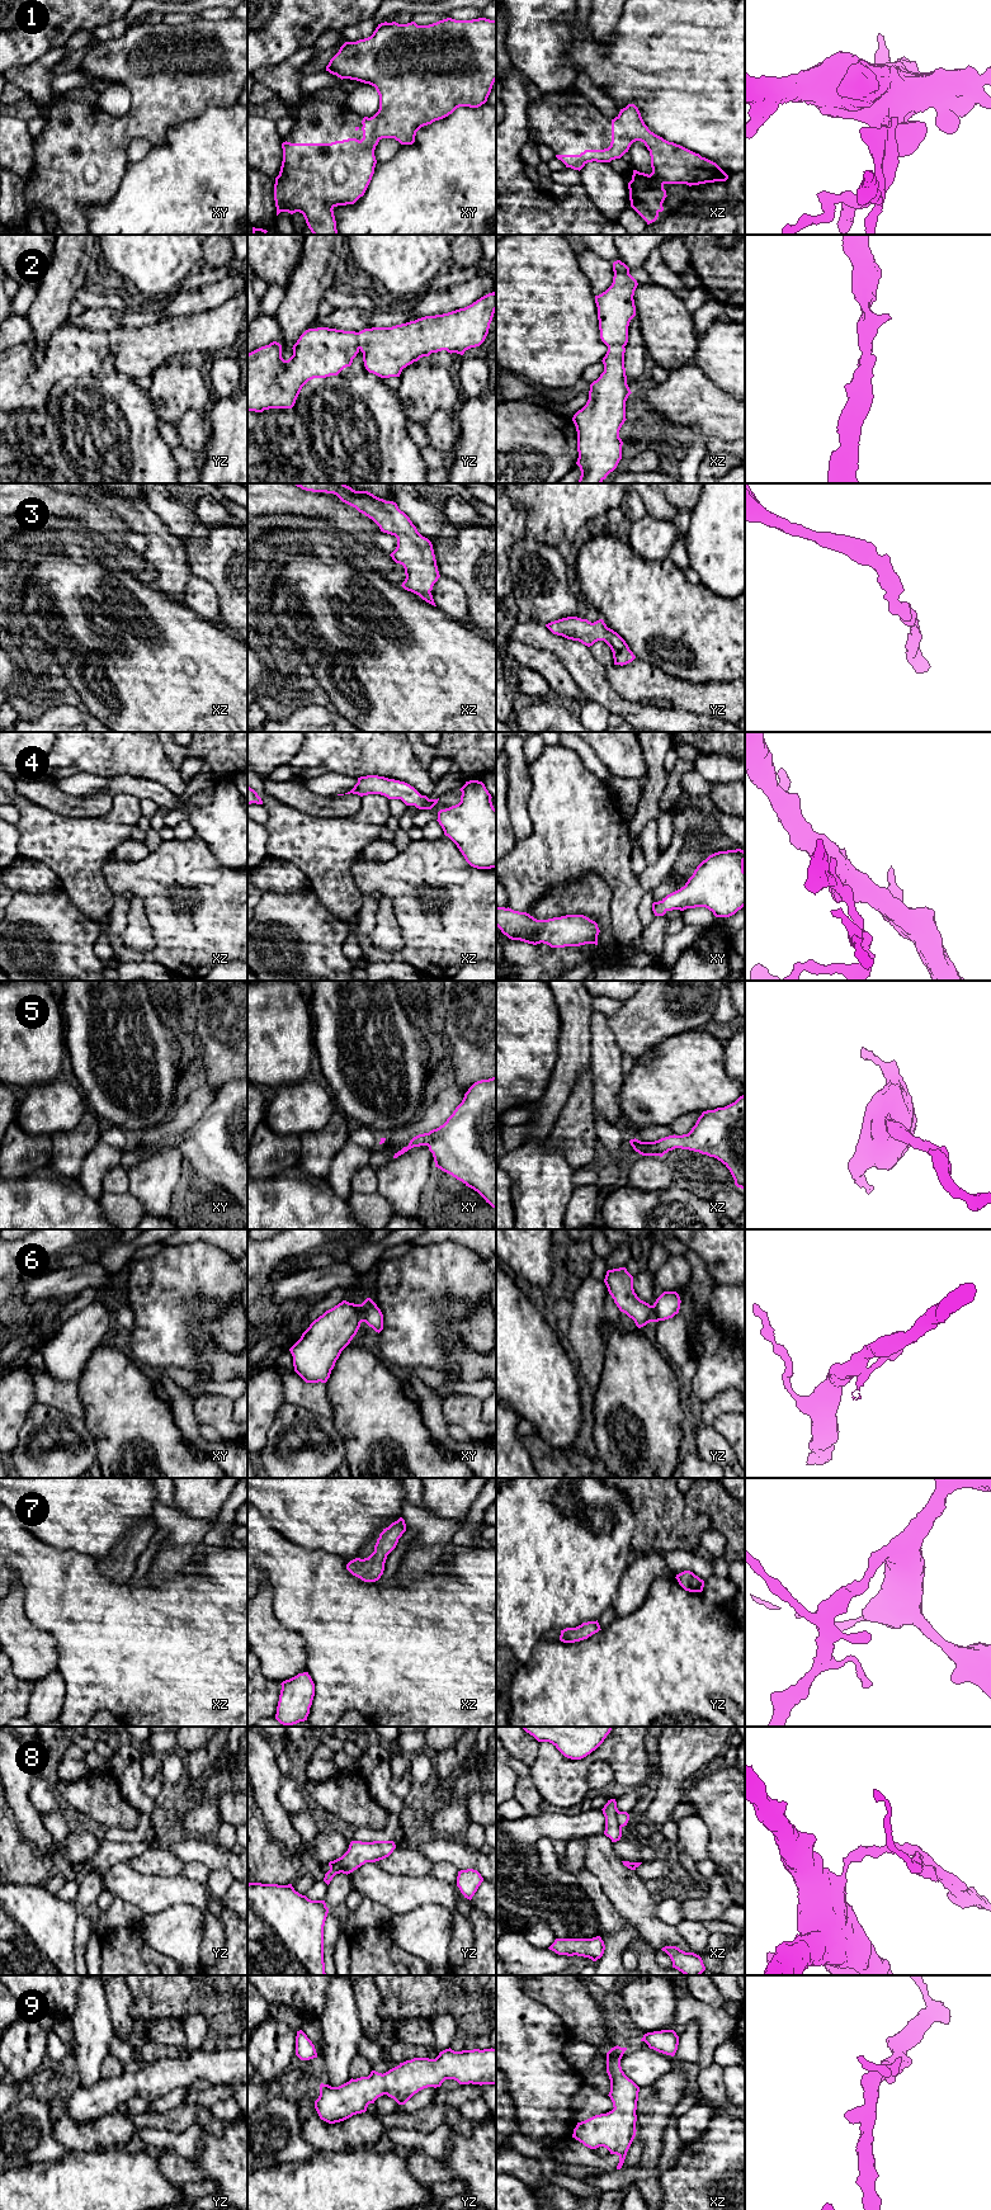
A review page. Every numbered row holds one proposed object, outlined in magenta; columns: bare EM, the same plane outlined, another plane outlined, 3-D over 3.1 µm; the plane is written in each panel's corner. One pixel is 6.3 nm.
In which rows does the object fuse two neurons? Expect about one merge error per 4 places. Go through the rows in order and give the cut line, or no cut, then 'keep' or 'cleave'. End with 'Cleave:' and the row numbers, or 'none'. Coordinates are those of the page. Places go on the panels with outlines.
1: no cut; keep
2: no cut; keep
3: no cut; keep
4: no cut; keep
5: no cut; keep
6: cut in xy along (359, 1304), (363, 1321); cleave
7: no cut; keep
8: cut in yz along (341, 1865), (336, 1863), (330, 1869); cleave
9: no cut; keep
Cleave: 6, 8

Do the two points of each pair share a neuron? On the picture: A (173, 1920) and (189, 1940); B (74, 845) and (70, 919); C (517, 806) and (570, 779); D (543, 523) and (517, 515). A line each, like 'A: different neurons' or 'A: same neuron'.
A: same neuron
B: different neurons
C: different neurons
D: different neurons

